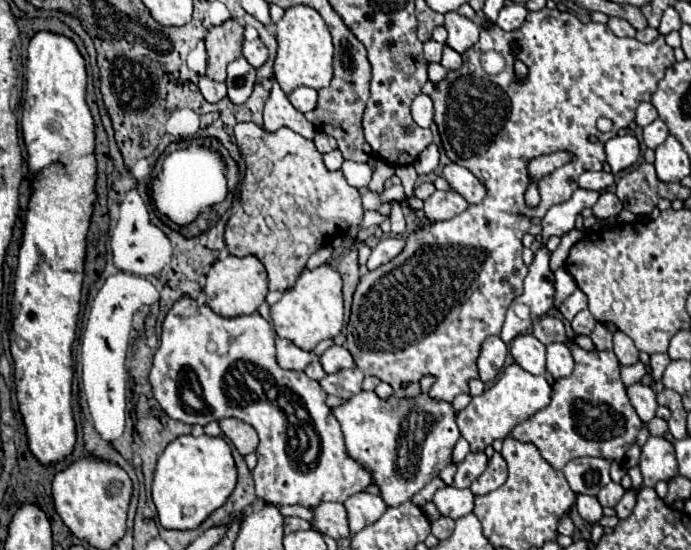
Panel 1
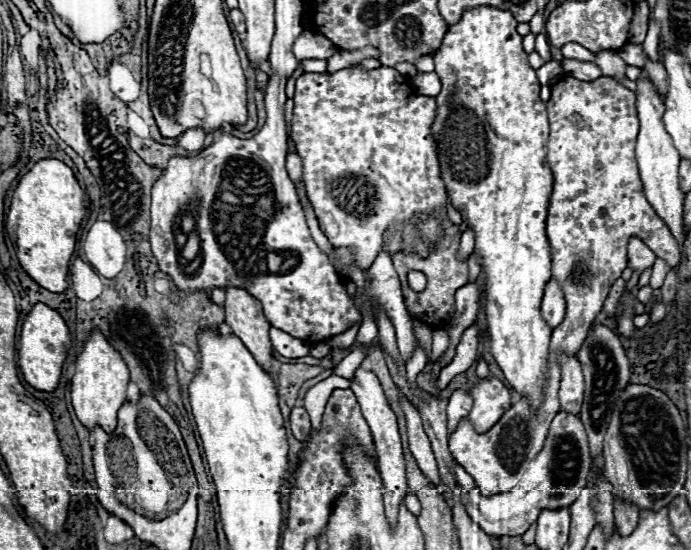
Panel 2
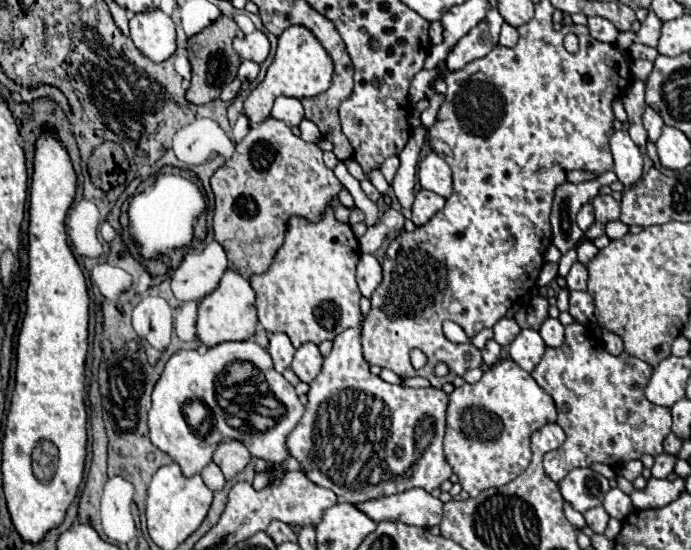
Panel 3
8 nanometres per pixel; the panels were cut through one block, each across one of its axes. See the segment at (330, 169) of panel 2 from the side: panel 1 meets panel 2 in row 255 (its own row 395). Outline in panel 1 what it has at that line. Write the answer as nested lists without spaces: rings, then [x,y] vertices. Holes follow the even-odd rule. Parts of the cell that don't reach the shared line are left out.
[[[360,392],[344,404],[332,408],[344,432],[346,452],[358,460],[380,488],[380,496],[388,506],[400,506],[412,500],[444,466],[452,462],[452,450],[460,438],[456,426],[456,410],[450,402],[434,400],[428,394],[416,398],[378,398],[376,392]],[[408,412],[408,422],[402,422]]]

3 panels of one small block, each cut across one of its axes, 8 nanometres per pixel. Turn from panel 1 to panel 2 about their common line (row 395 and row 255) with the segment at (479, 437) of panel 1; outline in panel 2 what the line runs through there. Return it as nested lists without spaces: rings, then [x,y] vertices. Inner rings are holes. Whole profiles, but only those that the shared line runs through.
[[[476,6],[468,8],[462,12],[462,18],[458,24],[450,26],[446,32],[442,46],[434,52],[434,64],[436,64],[436,74],[442,82],[442,90],[436,96],[438,112],[436,120],[432,124],[432,134],[438,146],[438,158],[440,158],[440,168],[442,168],[442,180],[446,184],[446,190],[450,192],[452,204],[454,206],[464,206],[466,210],[466,224],[476,230],[476,250],[480,254],[480,266],[482,266],[482,276],[484,276],[484,310],[486,310],[486,320],[488,320],[488,332],[492,336],[492,354],[496,358],[496,364],[504,372],[506,380],[510,382],[512,390],[518,392],[526,402],[530,404],[530,410],[536,412],[544,398],[546,398],[546,386],[548,386],[548,346],[550,346],[550,334],[552,328],[546,324],[546,320],[540,316],[540,302],[544,294],[544,284],[550,278],[550,268],[552,268],[552,258],[550,258],[550,244],[546,238],[546,208],[548,208],[548,196],[552,190],[552,170],[546,162],[546,144],[548,144],[548,114],[546,114],[546,102],[540,100],[540,82],[536,80],[534,68],[528,64],[528,54],[522,50],[522,36],[516,32],[516,20],[510,12],[498,10],[494,6]]]

